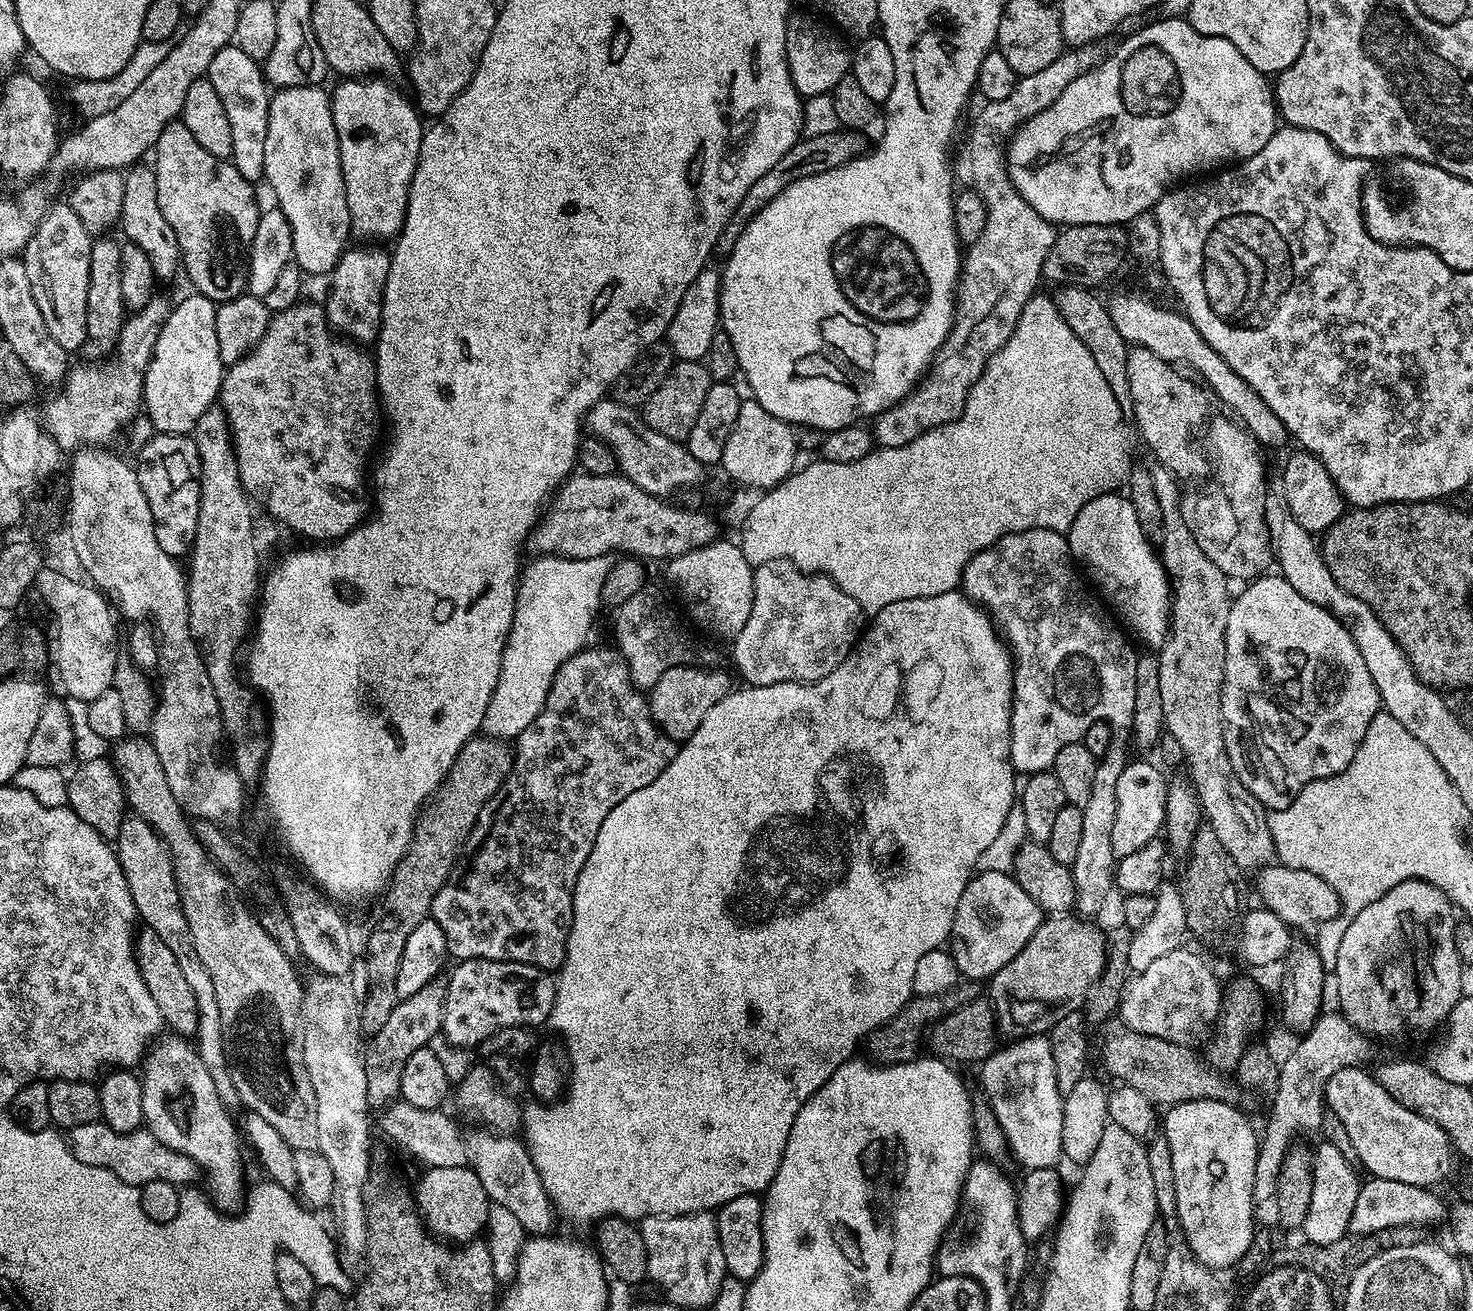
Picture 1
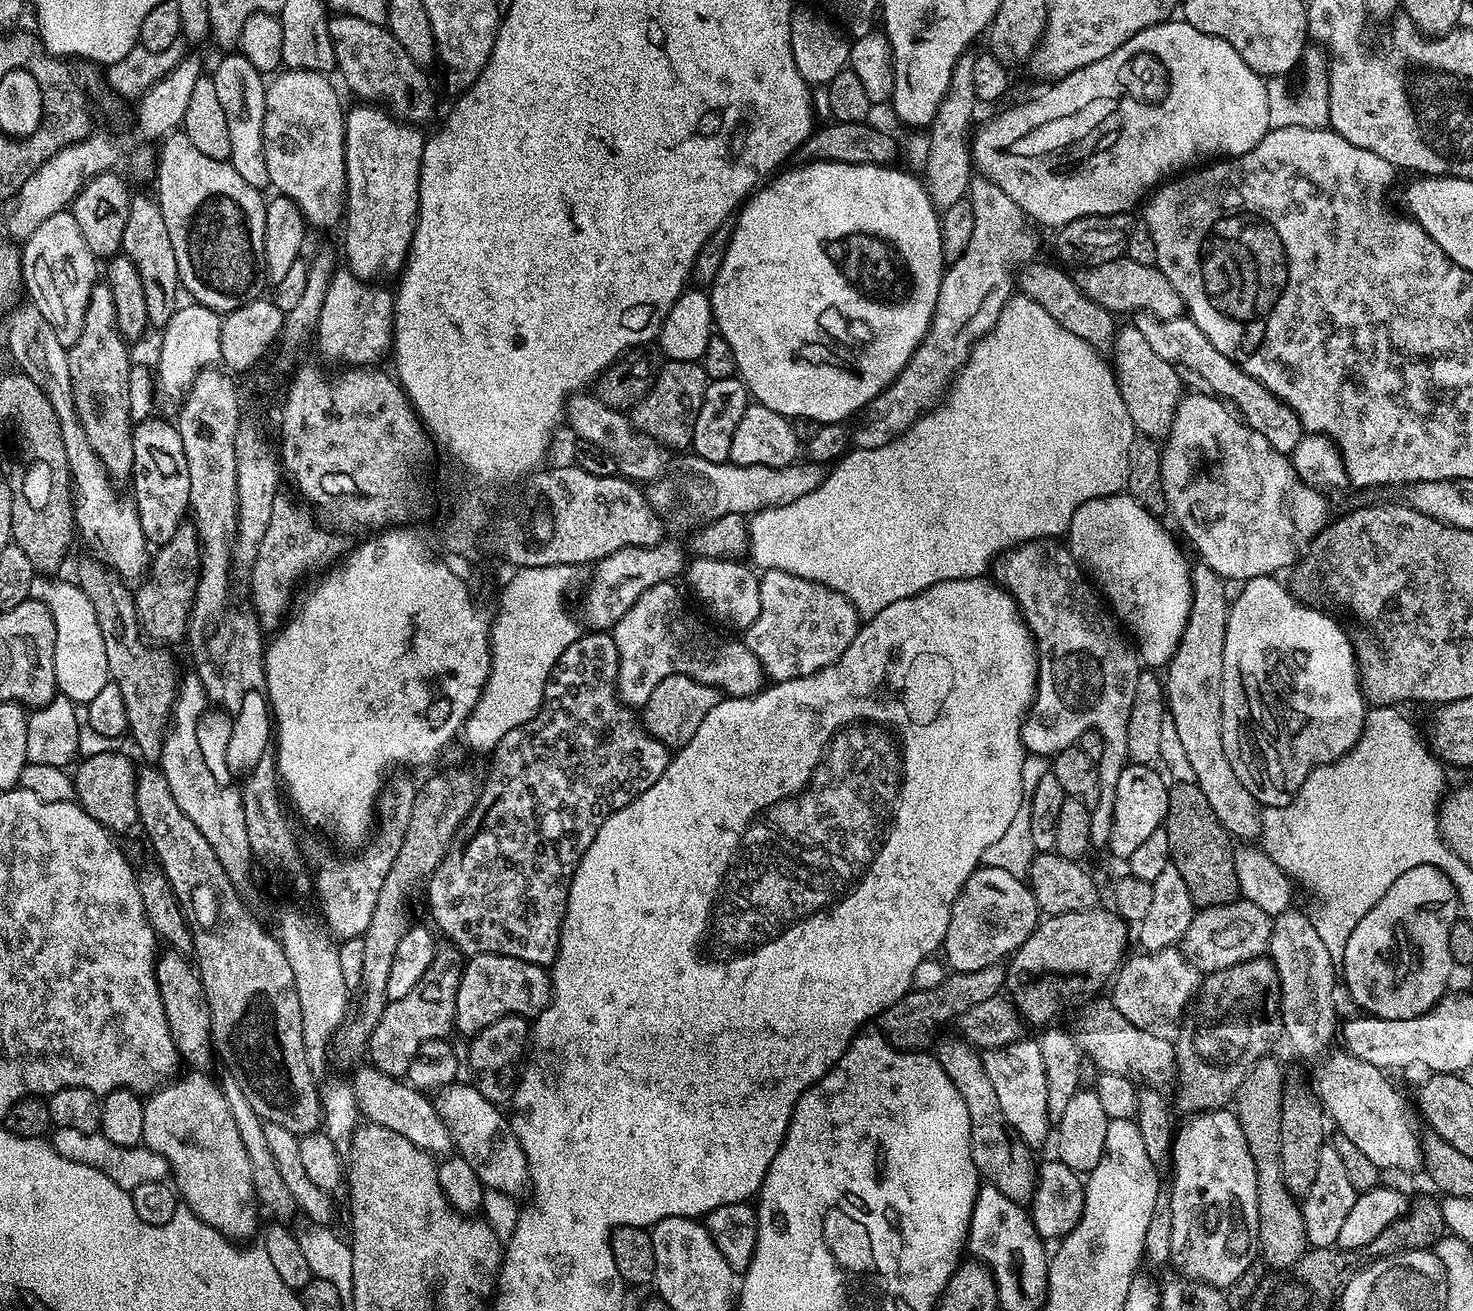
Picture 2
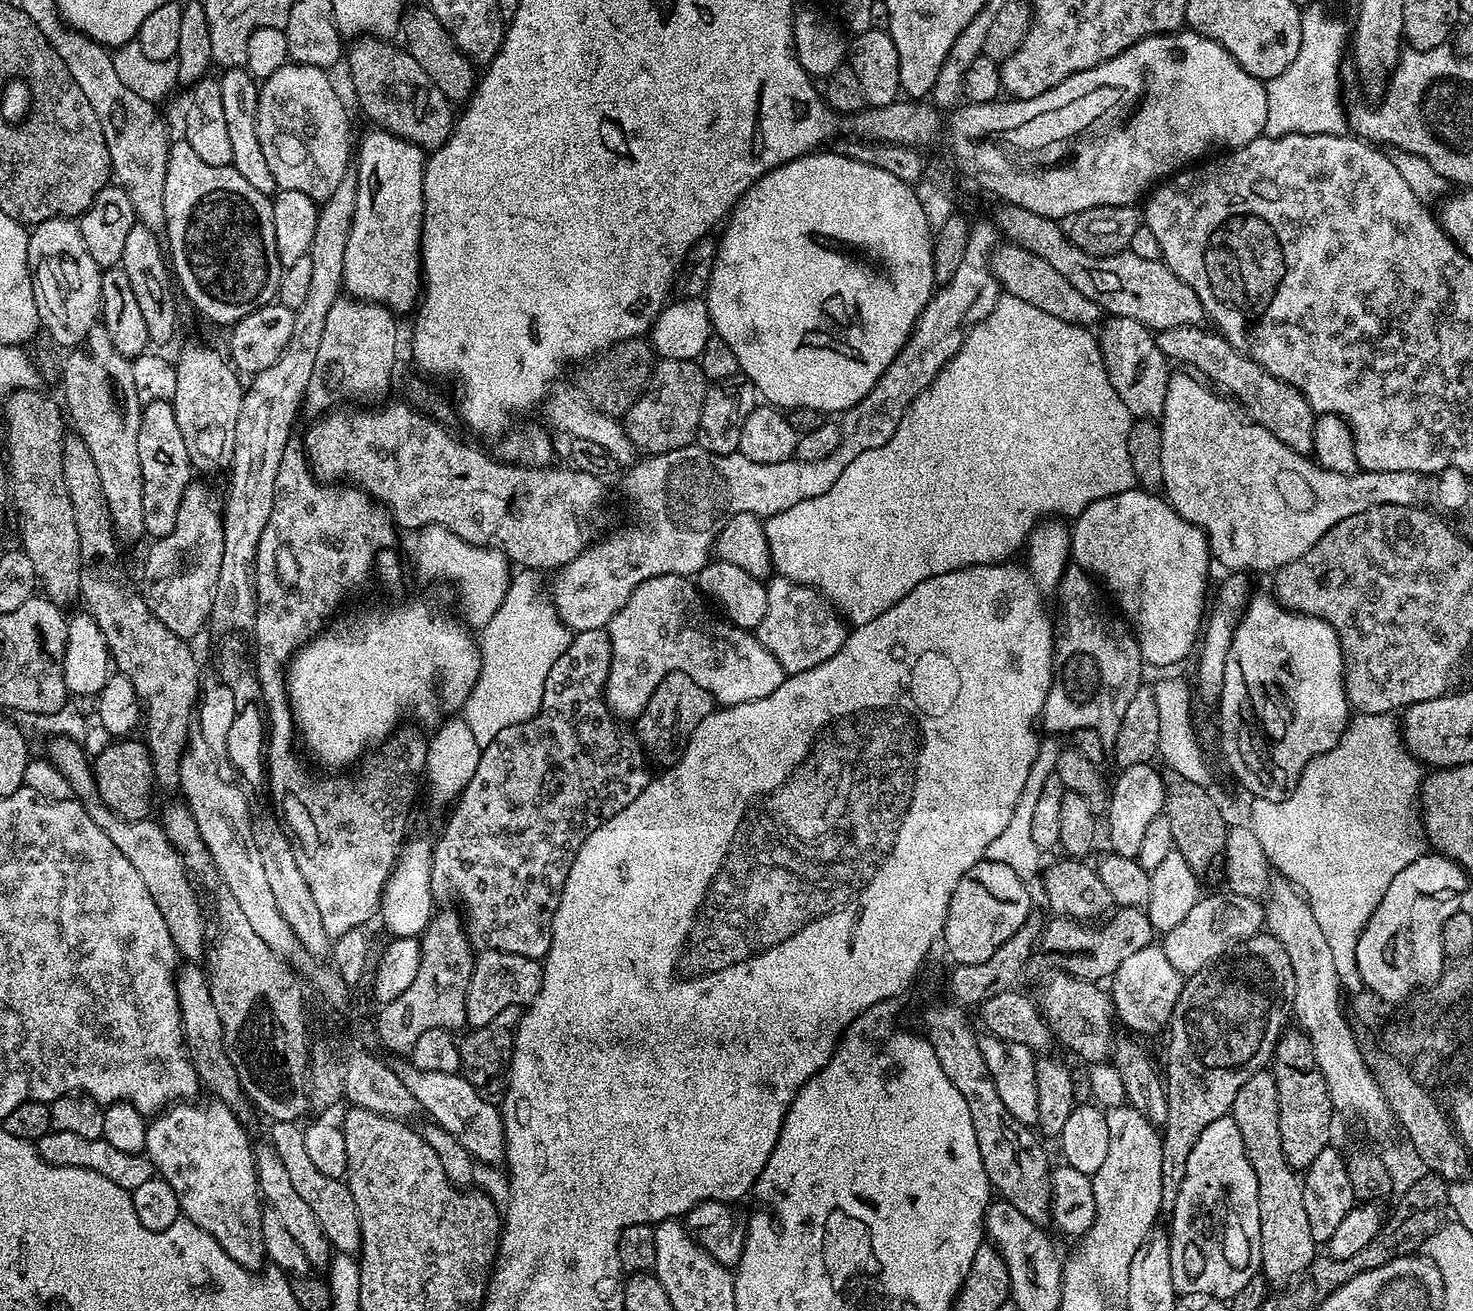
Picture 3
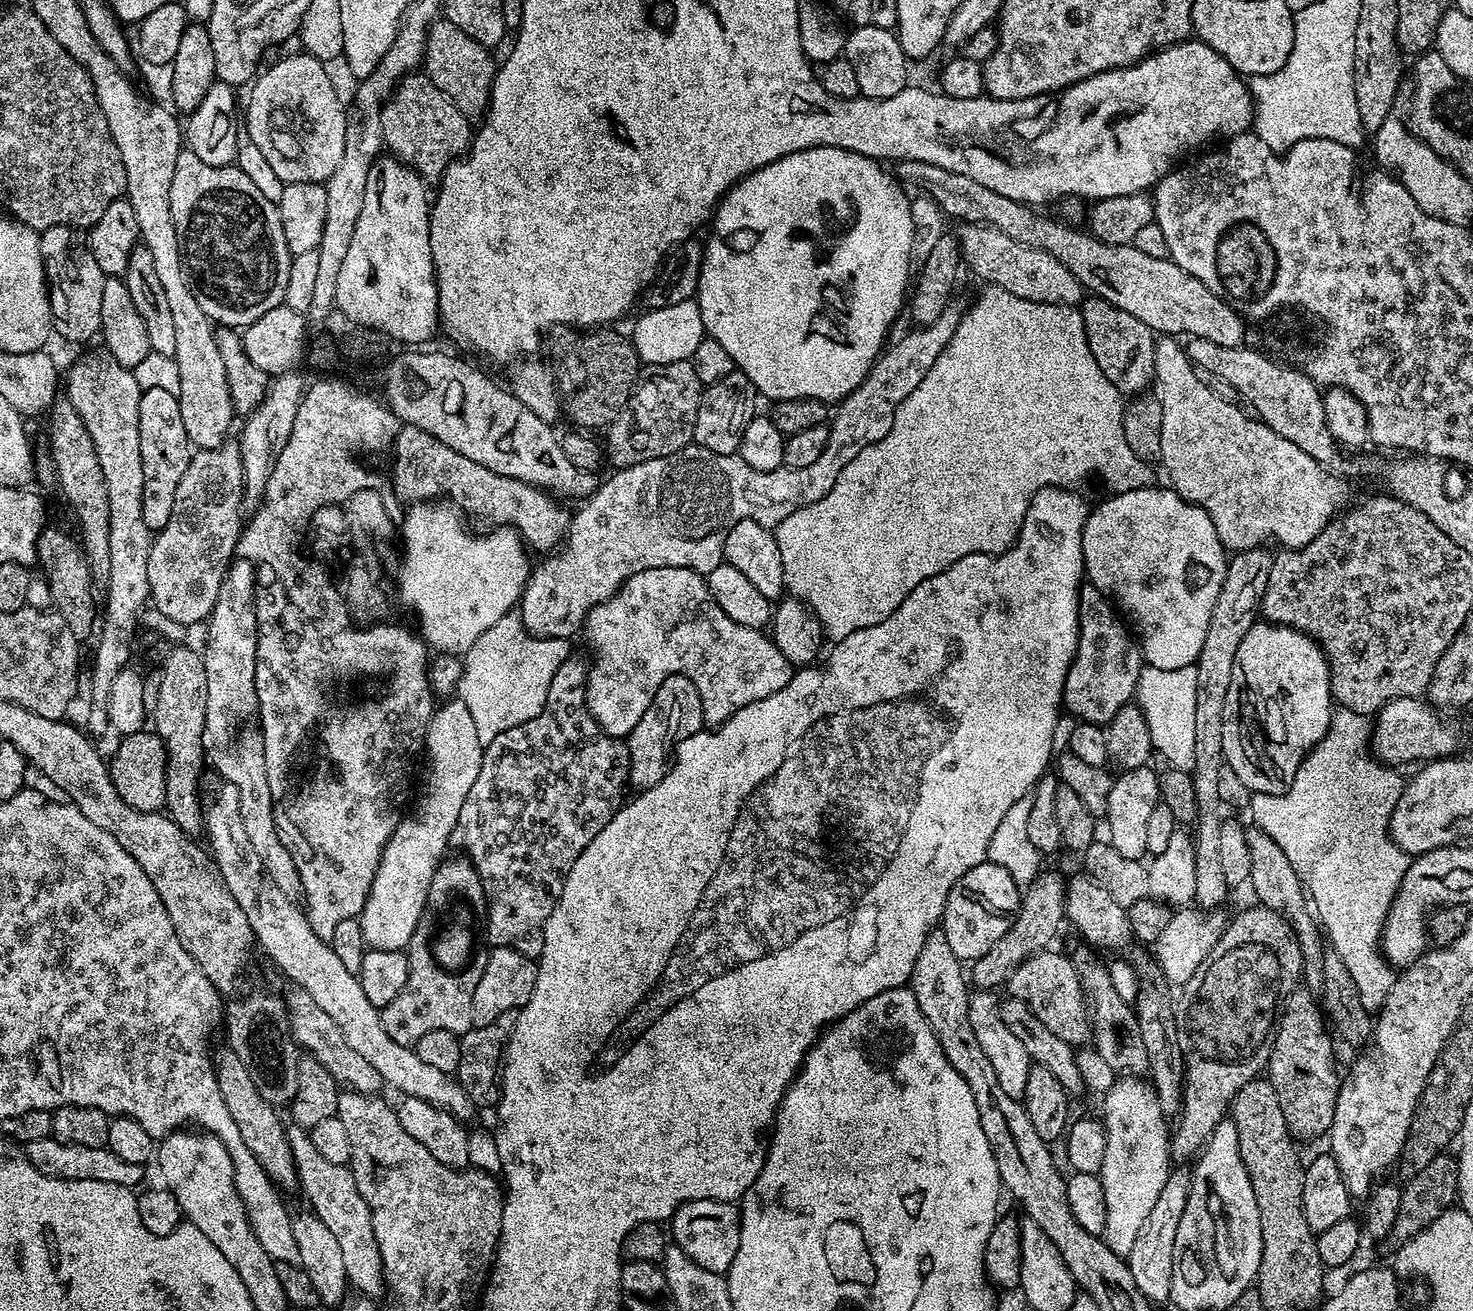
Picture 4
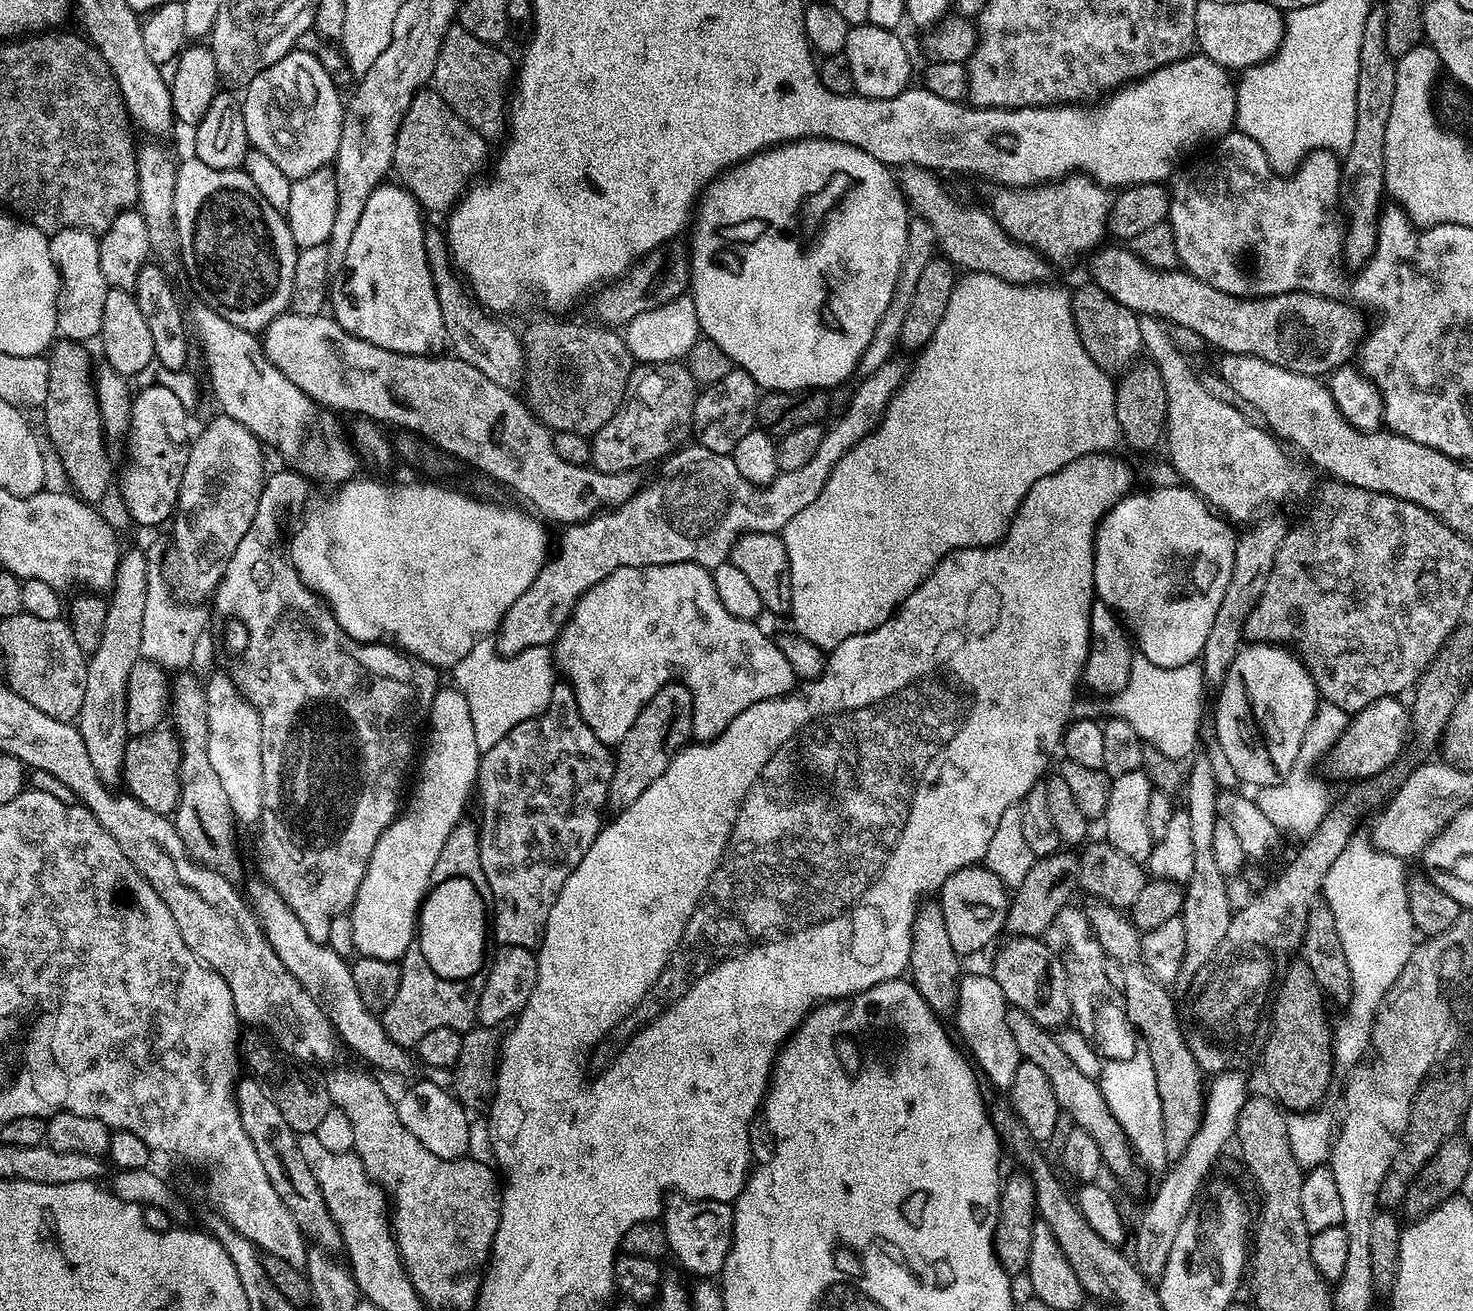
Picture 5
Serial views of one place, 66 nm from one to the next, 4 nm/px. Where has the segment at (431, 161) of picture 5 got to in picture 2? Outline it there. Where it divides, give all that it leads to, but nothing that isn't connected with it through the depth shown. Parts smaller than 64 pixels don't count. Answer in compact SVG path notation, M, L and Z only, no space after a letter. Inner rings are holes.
M336 14L328 21L328 30L336 59L335 71L344 84L364 102L379 102L396 119L413 126L424 123L436 112L436 96L421 65L414 63L403 46L384 24L366 22L357 16Z

